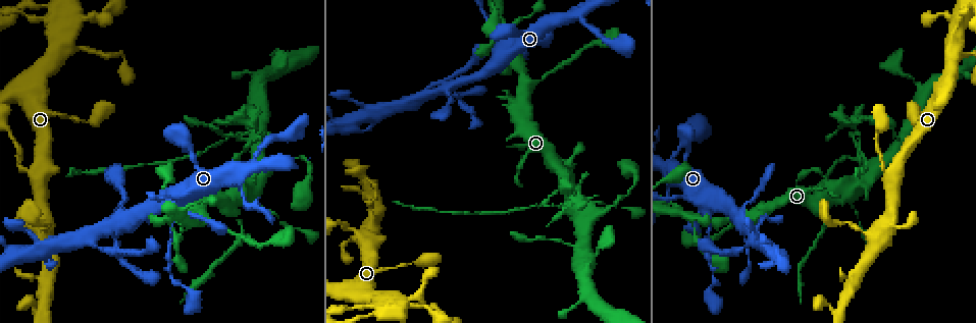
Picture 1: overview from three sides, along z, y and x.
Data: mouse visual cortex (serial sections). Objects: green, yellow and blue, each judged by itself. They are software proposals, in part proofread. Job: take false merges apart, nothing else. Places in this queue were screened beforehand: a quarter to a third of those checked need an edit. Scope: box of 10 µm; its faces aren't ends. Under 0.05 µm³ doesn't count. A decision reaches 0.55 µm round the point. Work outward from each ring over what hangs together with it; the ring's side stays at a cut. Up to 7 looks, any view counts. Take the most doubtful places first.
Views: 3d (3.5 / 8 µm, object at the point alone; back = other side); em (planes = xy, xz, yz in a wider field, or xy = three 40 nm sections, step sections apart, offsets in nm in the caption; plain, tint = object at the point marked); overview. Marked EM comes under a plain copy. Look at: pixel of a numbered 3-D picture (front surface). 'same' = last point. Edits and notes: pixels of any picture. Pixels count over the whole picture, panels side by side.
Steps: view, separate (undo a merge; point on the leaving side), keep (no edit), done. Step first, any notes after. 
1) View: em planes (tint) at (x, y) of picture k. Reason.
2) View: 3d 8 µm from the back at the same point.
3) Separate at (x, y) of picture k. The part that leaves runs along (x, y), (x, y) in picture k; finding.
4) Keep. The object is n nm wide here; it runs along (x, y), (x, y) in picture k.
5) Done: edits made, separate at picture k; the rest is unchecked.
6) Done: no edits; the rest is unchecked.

View: 3d 3.5 µm at (250, 185) of picture 1. Sharp bend.

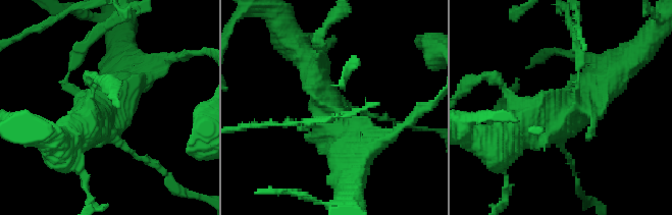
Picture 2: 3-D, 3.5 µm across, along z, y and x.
View: em xy step 3 (tint) at (572, 108) of picture 2. Now the EM.

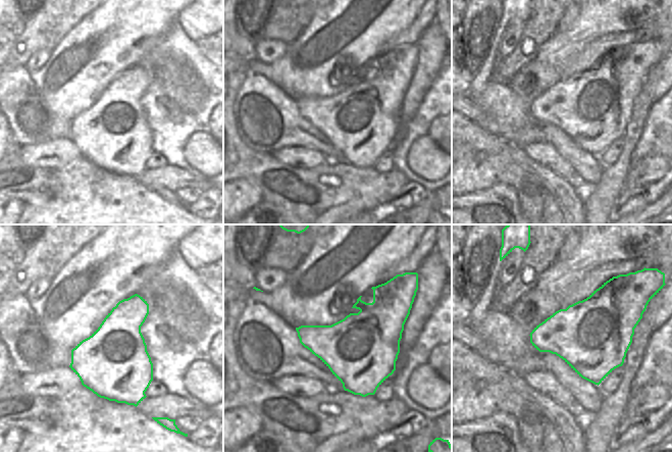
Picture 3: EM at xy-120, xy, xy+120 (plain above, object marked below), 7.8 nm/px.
Keep. It runs along (513, 128), (578, 110), (615, 69) in picture 2; all the same cell.

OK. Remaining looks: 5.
View: 3d 8 µm at (171, 239) of picture 1. Calibre changes.

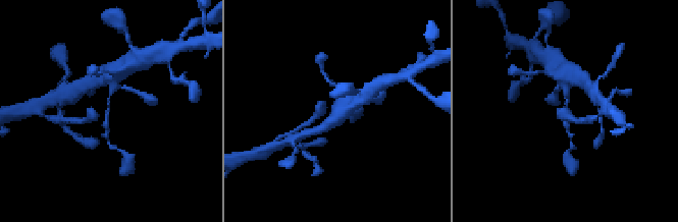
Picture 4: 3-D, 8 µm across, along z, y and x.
View: 3d 3.5 µm at the same point. Zoom in.

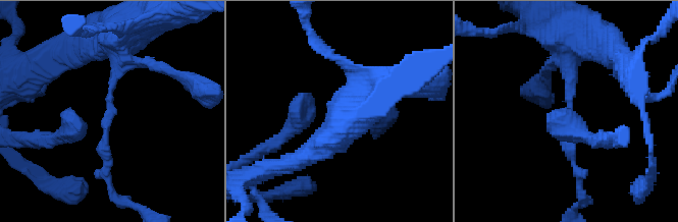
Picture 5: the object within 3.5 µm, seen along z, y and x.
View: em xy step 5 (tint) at (109, 114) of picture 5. The arms are 150, 250 nm wide; need the tissue.

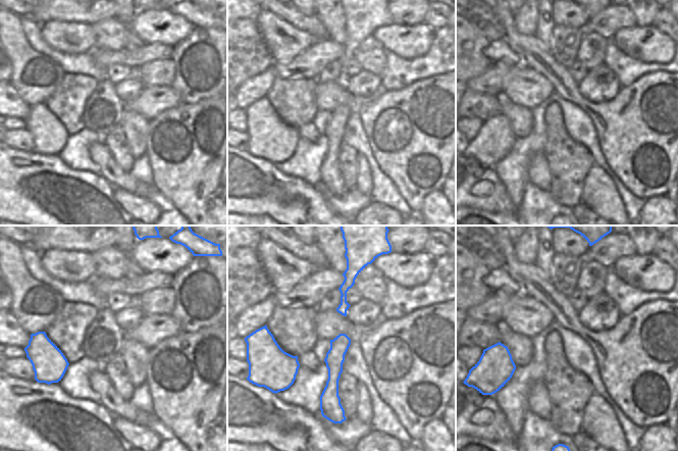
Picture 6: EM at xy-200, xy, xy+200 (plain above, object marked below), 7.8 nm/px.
Separate at (106, 127) of picture 5. The part that leaves runs along (111, 95), (105, 116), (105, 176), (111, 191) in picture 5; a second cell is stuck on.

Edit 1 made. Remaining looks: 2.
View: em xy step 3 (tint) at (272, 73) of picture 1. Sudden change in width.

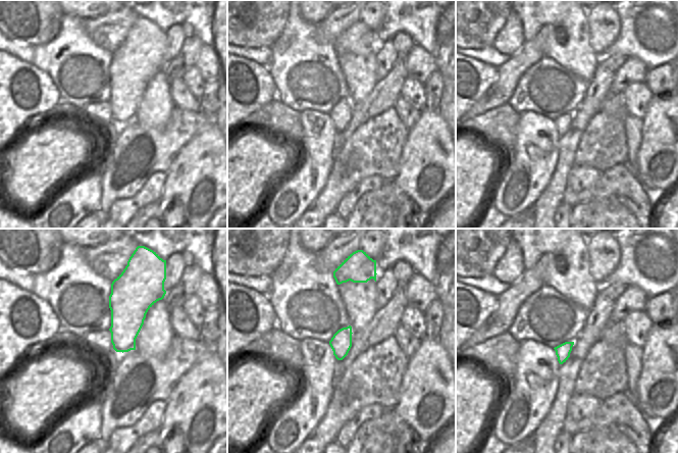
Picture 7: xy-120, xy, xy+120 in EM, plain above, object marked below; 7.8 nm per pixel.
View: 3d 3.5 µm at the same point. See where the arms go.

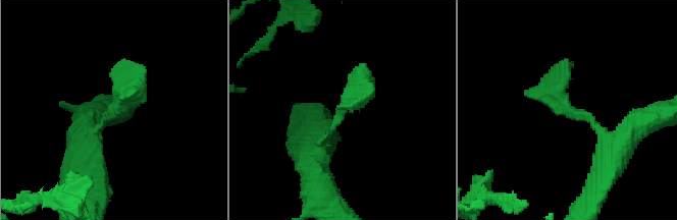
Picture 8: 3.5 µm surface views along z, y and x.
Keep. The object is 170 nm wide here; it runs along (316, 154), (363, 86), (363, 65) in picture 8; all the same cell.

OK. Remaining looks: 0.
Done: edits made, separate at picture 5; the rest is unchecked.

